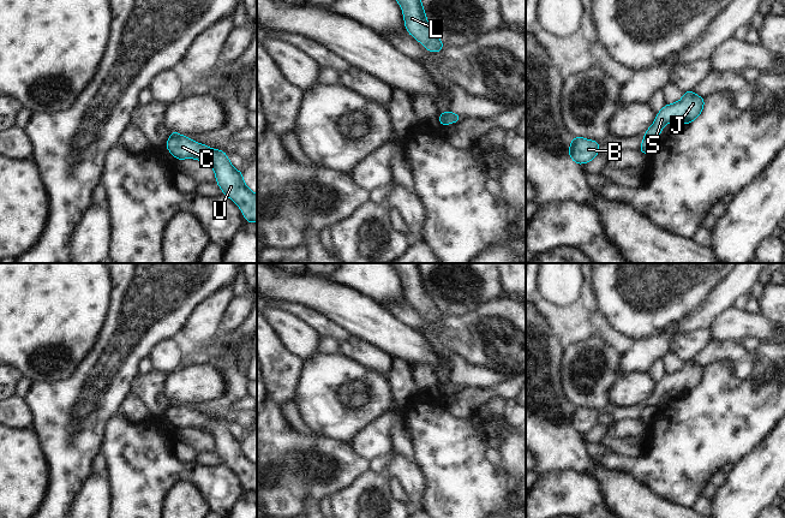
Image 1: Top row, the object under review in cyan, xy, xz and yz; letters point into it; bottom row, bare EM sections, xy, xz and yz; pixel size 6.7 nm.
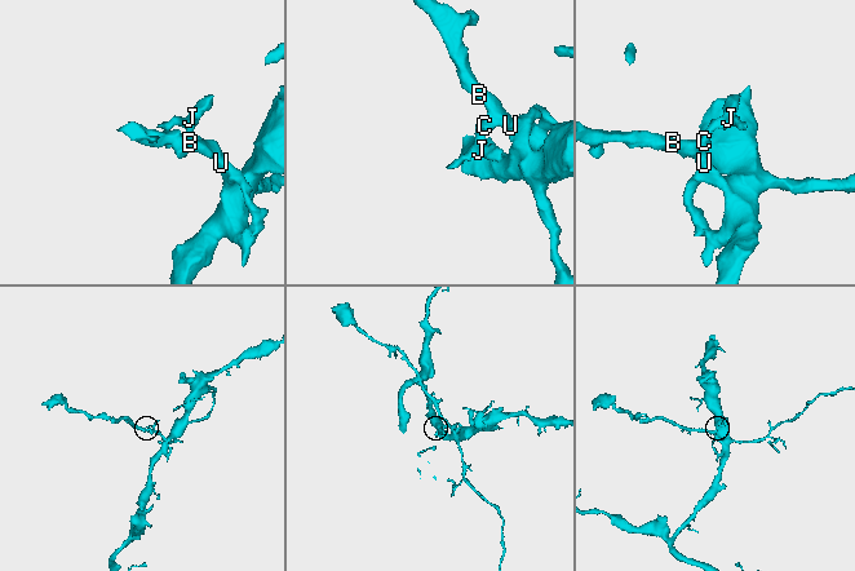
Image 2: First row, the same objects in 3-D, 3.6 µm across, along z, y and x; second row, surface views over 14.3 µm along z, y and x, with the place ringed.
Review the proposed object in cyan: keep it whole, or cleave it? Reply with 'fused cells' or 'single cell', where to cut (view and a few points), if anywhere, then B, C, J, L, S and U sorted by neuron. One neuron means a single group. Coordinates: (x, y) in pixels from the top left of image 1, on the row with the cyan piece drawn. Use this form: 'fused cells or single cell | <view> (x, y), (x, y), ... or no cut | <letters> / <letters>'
fused cells | yz (645, 136), (655, 138) | B C L U / J S

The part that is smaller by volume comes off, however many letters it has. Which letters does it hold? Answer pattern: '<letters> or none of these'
J, S

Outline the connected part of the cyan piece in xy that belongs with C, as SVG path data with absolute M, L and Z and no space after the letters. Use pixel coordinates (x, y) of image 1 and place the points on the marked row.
M180 135L170 137L166 148L176 160L191 157L210 163L222 192L240 207L247 222L257 222L257 195L245 185L242 172L232 166L226 153L210 149Z

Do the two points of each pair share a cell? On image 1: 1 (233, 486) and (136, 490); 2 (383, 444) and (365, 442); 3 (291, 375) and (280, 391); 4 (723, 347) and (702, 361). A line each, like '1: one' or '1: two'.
1: one
2: one
3: one
4: one

